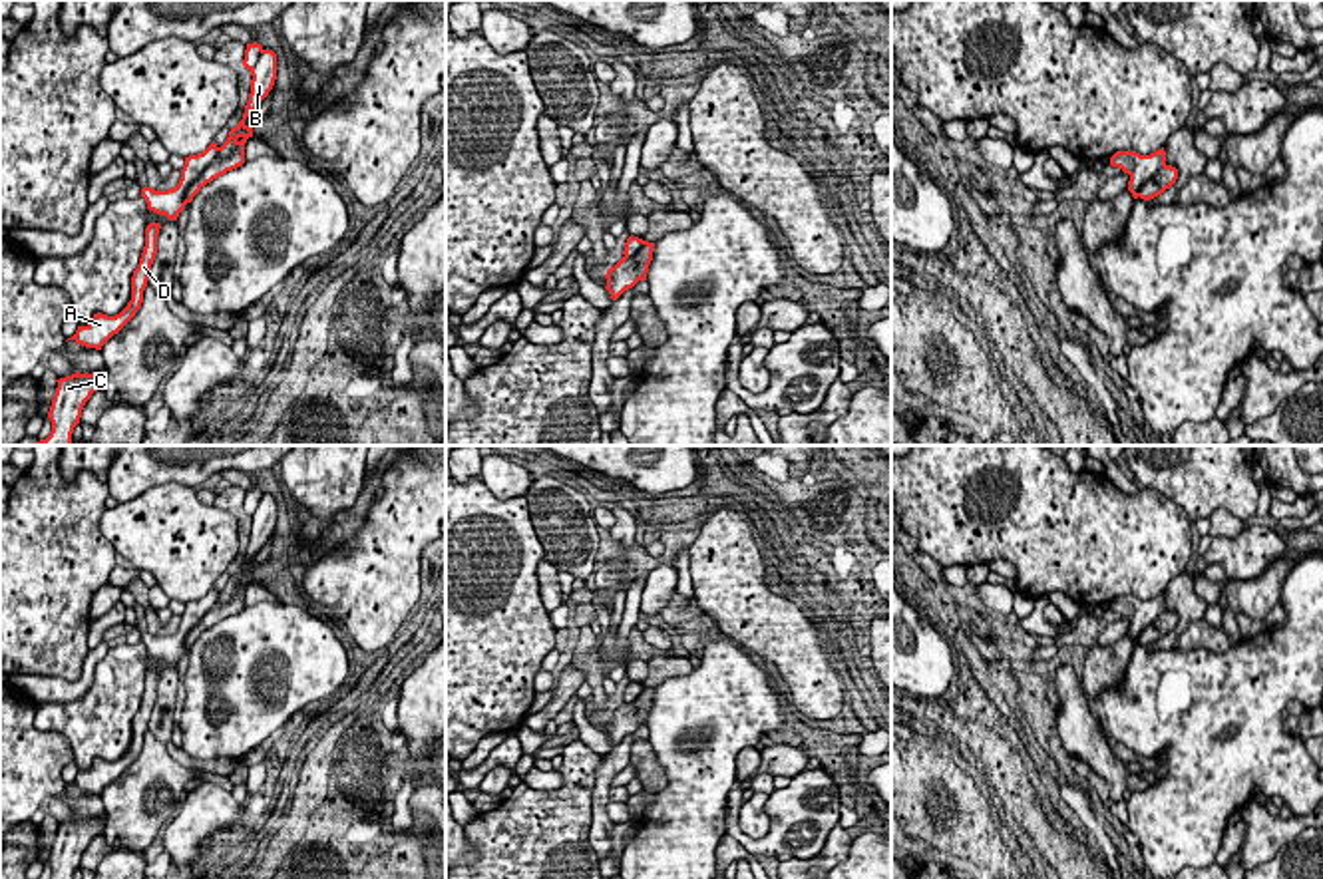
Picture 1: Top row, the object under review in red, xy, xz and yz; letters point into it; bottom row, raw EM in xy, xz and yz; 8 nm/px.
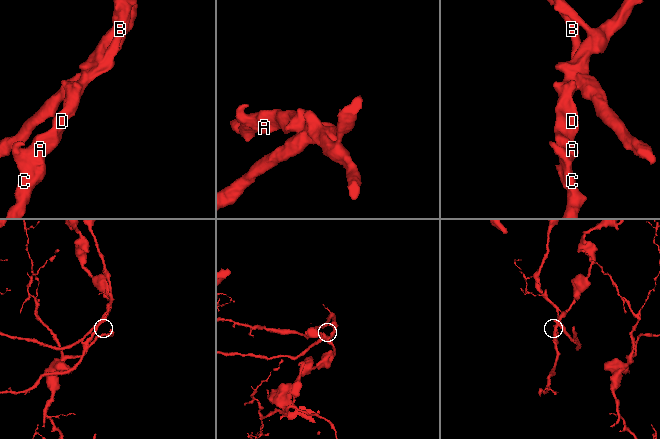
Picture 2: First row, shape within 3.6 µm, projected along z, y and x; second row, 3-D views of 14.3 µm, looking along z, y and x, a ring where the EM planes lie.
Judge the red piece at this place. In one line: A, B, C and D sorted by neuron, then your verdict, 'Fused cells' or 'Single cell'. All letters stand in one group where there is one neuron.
Groups: A B C D. Single cell

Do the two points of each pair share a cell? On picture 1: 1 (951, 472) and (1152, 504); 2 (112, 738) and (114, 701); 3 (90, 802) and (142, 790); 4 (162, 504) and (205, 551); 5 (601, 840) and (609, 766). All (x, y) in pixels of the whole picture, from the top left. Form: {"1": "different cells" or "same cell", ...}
{"1": "same cell", "2": "same cell", "3": "different cells", "4": "same cell", "5": "same cell"}

